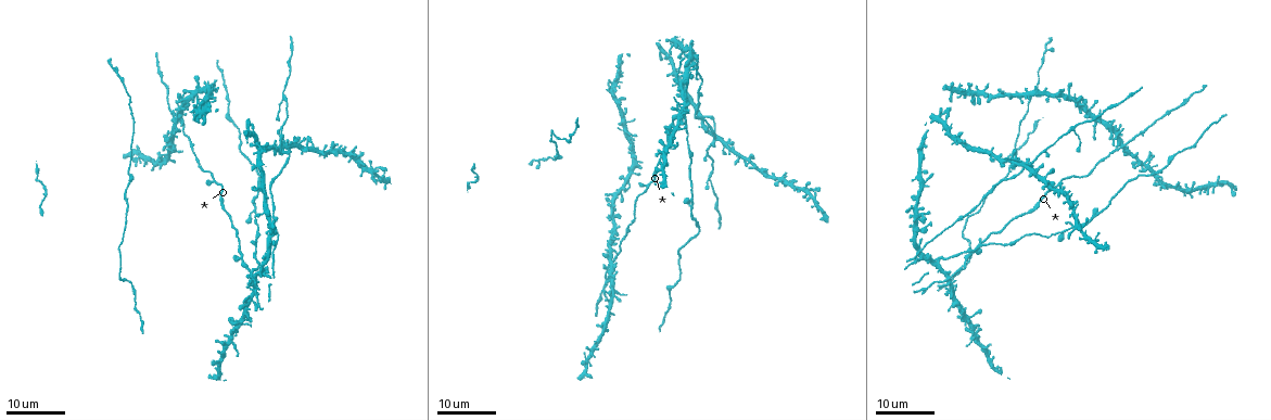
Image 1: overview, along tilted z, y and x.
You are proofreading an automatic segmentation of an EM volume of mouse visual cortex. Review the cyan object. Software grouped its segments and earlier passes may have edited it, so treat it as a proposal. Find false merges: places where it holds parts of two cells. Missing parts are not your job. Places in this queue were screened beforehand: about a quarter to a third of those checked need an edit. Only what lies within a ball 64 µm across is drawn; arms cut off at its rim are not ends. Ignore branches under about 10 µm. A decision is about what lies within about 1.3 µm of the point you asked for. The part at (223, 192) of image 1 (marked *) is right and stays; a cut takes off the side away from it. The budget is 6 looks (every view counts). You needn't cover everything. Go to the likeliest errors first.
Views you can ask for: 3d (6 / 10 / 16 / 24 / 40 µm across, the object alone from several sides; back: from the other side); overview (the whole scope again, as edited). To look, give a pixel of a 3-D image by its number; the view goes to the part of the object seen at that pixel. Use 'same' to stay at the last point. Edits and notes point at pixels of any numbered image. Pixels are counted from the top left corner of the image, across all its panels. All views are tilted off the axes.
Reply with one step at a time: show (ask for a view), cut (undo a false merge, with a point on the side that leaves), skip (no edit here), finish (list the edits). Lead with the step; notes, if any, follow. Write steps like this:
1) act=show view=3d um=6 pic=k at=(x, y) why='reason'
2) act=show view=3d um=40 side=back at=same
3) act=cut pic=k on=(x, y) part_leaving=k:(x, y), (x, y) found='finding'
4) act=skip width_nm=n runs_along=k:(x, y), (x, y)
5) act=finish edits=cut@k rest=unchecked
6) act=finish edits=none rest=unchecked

act=show view=3d um=24 pic=1 at=(1119, 150) why='three arms meet'

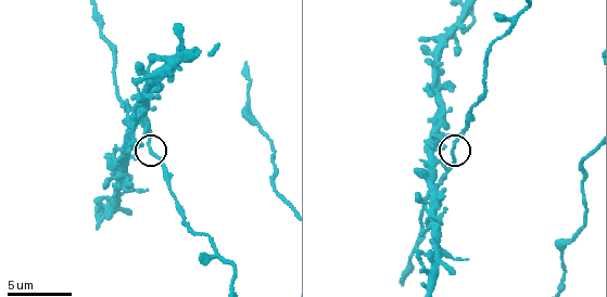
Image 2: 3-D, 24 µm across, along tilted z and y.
act=show view=3d um=6 pic=2 at=(455, 150) why='zoom in'

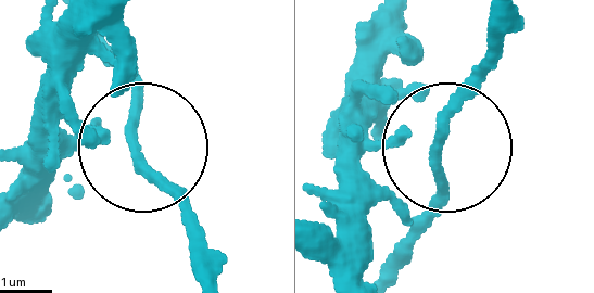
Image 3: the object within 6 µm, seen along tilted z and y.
act=skip side_arm_um=21 runs_along=3:(515, 18), (441, 134), (434, 226) found='continuous, no second cell'

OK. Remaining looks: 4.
act=show view=3d um=16 pic=1 at=(936, 260) why='four or more arms meet'

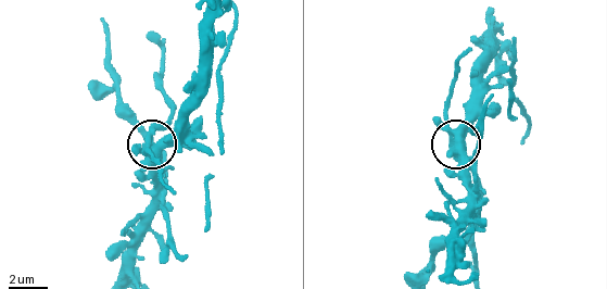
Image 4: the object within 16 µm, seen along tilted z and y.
act=show view=3d um=6 pic=4 at=(152, 143) why='closer look'

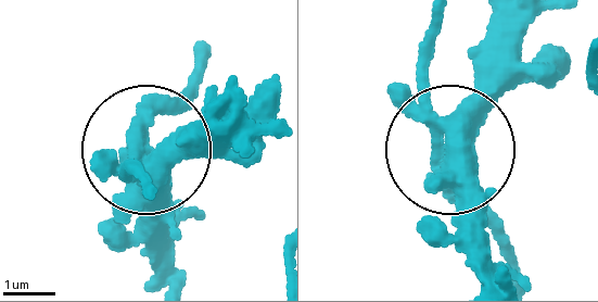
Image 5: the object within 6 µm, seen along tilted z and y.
act=skip width_nm=450 found='all the same cell'

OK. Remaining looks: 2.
act=show view=3d um=10 pic=2 at=(119, 95) why='two arms in line, one across'

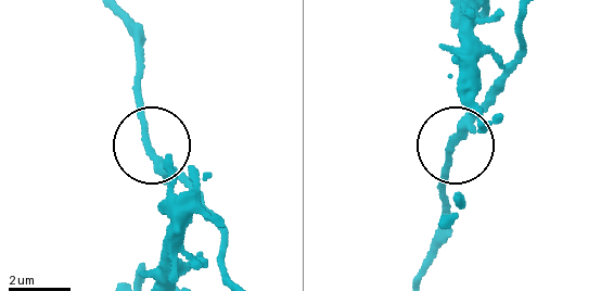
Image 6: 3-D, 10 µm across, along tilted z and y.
act=skip arms=3 runs_along=6:(522, 13), (519, 59), (454, 148), (445, 191) found='continuous, no second cell'

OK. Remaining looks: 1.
act=finish edits=none rest=unchecked

